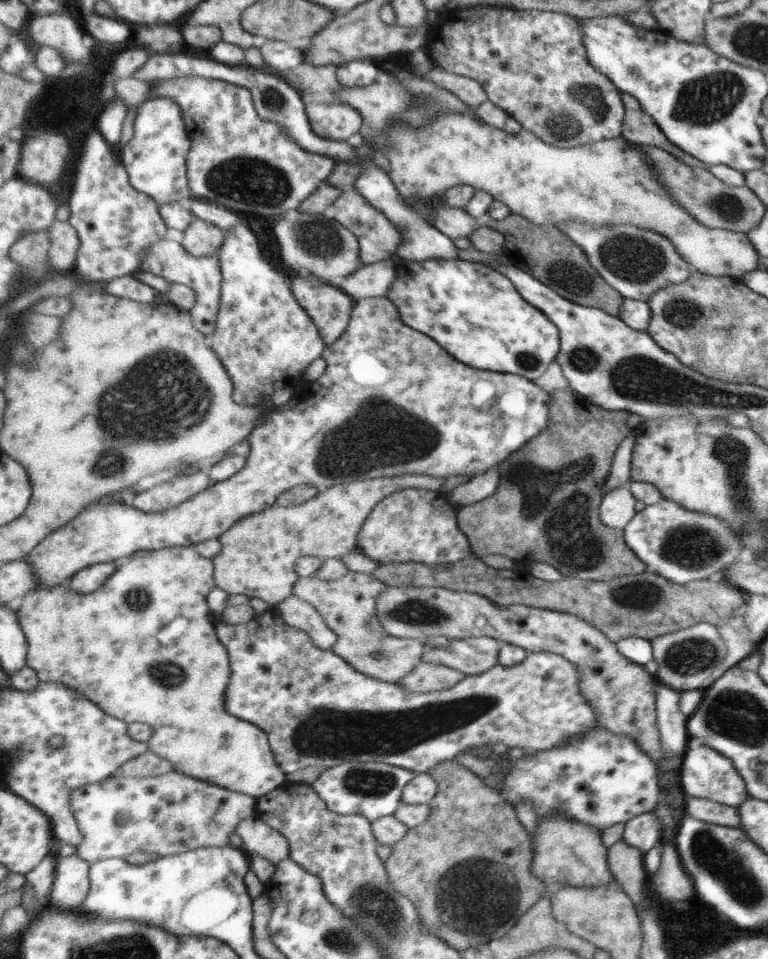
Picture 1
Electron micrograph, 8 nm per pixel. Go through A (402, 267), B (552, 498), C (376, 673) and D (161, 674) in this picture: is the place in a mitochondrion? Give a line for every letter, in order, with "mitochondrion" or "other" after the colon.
A: other
B: mitochondrion
C: other
D: mitochondrion

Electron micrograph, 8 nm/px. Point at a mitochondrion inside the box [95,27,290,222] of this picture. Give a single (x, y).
(273, 100)

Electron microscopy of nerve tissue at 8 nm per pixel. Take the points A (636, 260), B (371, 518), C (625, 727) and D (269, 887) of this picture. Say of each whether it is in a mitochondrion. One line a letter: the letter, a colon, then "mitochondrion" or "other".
A: mitochondrion
B: other
C: other
D: other

